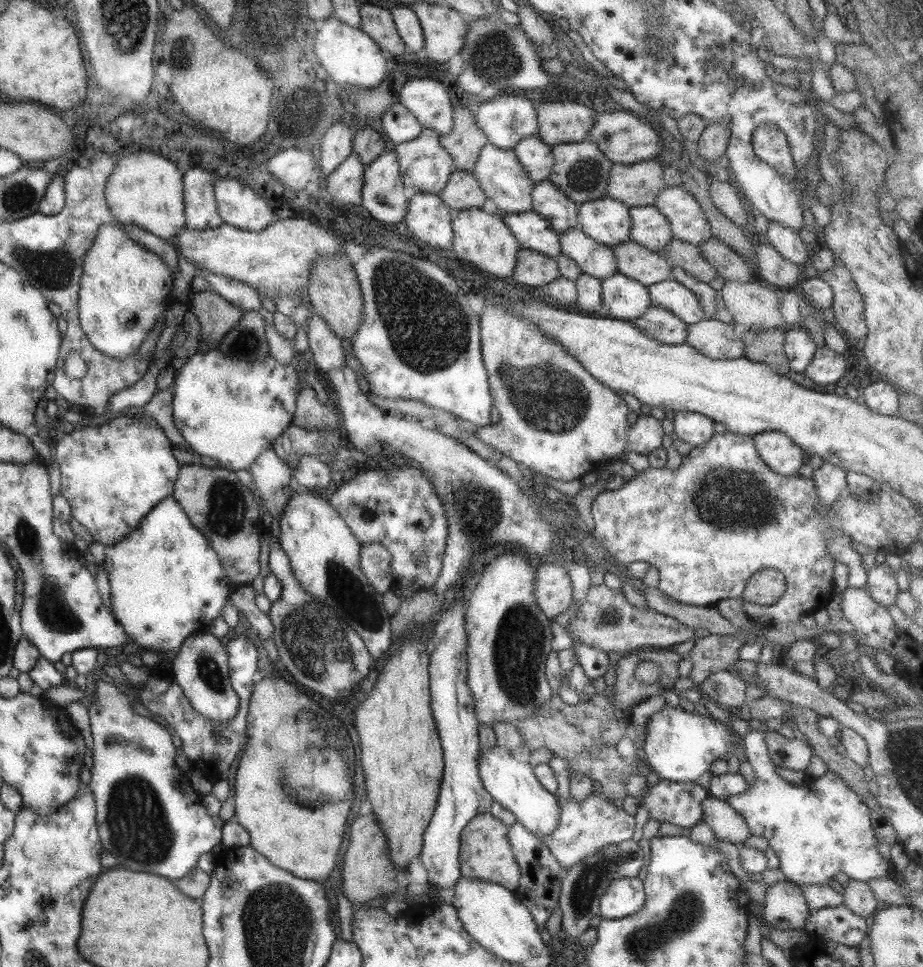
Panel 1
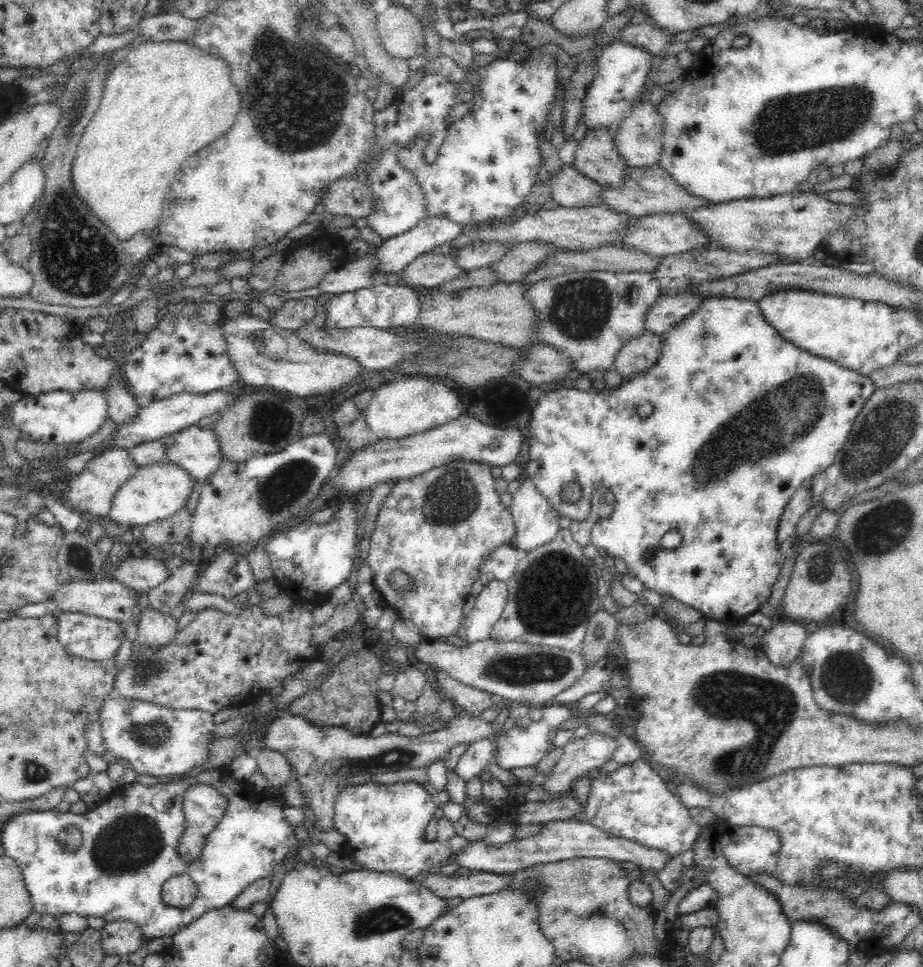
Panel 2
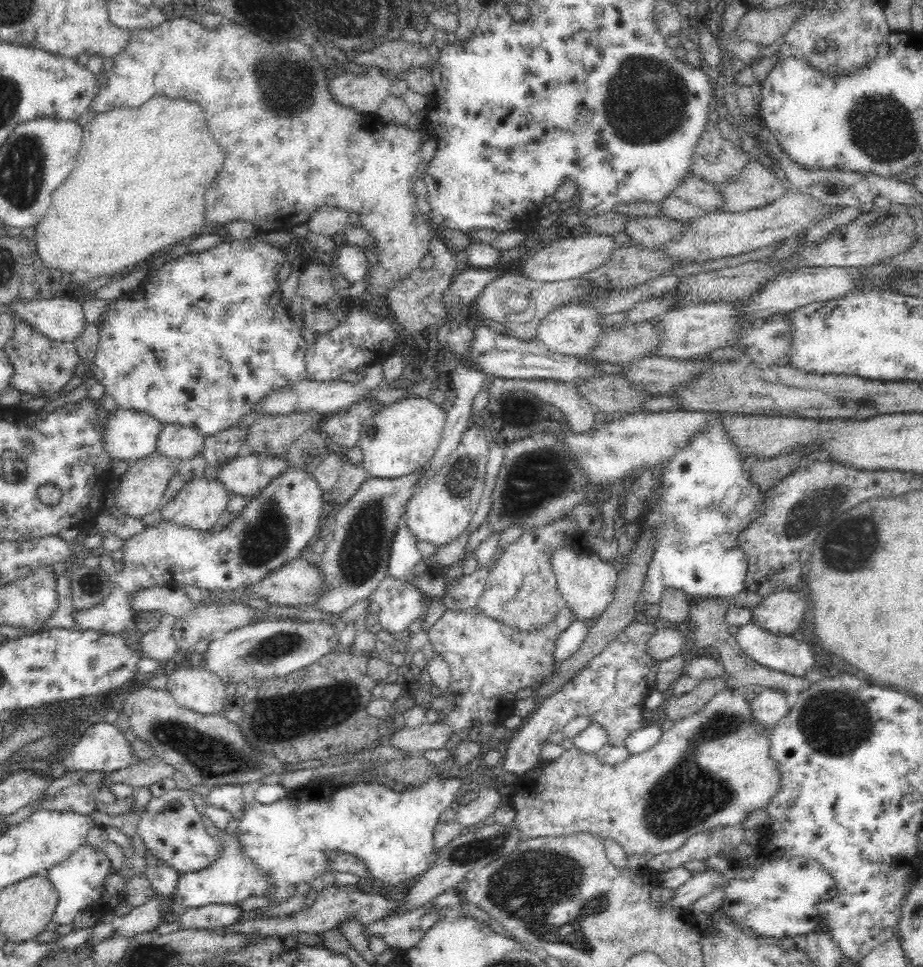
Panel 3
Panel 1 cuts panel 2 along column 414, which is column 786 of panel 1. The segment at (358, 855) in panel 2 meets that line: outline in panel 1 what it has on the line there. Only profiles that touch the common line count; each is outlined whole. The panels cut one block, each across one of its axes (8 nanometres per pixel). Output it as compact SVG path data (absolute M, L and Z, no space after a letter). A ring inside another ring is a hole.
M749 731L747 734L745 734L745 736L741 737L743 741L744 752L746 753L746 759L752 766L752 770L754 772L754 783L751 783L751 785L749 785L750 787L747 790L744 790L739 794L729 796L729 798L727 798L727 800L724 800L724 802L729 805L733 811L737 812L741 817L743 817L743 820L746 822L751 835L754 834L755 836L761 836L761 838L765 838L765 840L767 840L768 847L771 848L774 854L778 857L778 868L779 871L783 874L784 878L791 883L795 883L796 885L818 885L827 883L828 878L833 878L833 875L837 872L843 872L843 874L846 874L849 879L866 883L869 880L889 875L891 872L891 865L886 862L883 857L881 857L881 855L879 855L877 847L875 847L876 839L873 836L873 831L869 825L870 811L867 809L867 806L863 804L863 799L860 796L856 795L835 773L831 772L825 773L825 778L821 778L821 788L819 788L819 782L817 782L817 792L815 792L815 790L809 790L809 788L795 788L795 786L791 786L791 783L788 783L787 781L781 779L775 773L775 771L773 771L775 766L771 762L771 759L768 757L763 735L763 732Z

